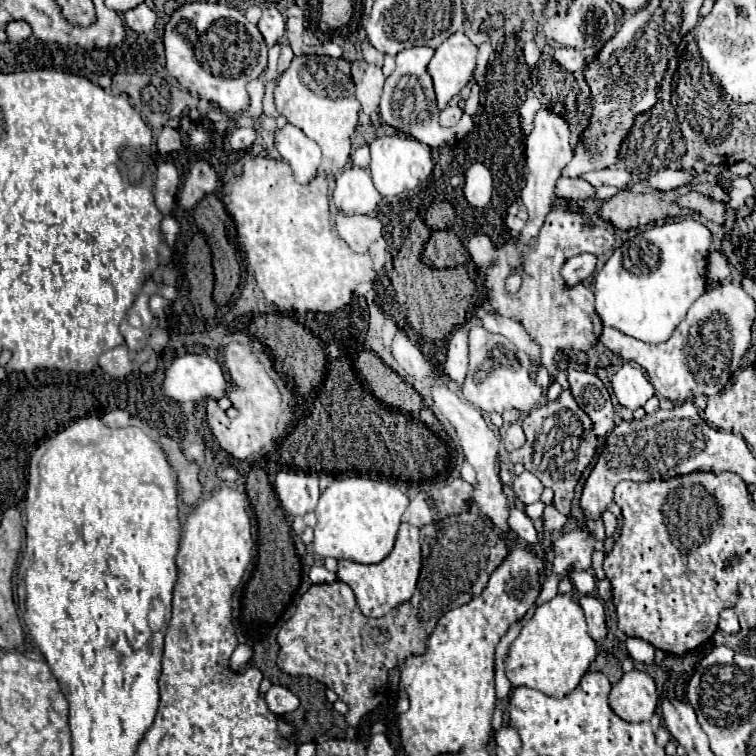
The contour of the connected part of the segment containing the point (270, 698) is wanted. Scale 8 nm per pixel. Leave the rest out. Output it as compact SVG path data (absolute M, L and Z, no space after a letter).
M270 686L266 692L266 704L274 714L288 714L300 706L300 700L284 686Z

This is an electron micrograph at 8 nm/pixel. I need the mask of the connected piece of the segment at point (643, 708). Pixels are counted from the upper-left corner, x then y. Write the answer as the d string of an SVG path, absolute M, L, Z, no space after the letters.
M632 670L612 686L610 708L626 722L646 722L658 704L654 678L644 670Z

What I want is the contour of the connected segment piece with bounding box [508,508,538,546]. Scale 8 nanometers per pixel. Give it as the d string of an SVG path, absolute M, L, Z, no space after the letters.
M512 508L512 510L510 510L508 524L510 524L512 530L518 534L518 538L524 538L524 544L526 544L526 546L534 546L534 544L538 544L536 528L534 528L532 520L530 520L522 510Z

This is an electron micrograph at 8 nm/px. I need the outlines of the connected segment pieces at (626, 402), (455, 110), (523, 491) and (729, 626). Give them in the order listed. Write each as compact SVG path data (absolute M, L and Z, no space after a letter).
M636 362L622 364L622 368L612 378L612 390L618 402L630 410L642 408L656 392L648 380L646 370L640 368Z
M448 106L440 112L440 124L442 126L456 126L460 122L460 116L462 116L460 106Z
M524 470L512 482L512 492L514 492L518 504L522 504L522 506L528 506L528 504L538 502L542 490L544 490L542 482L532 472L528 472L528 470Z
M722 610L722 614L720 614L720 622L718 622L718 628L720 630L724 630L726 634L736 634L738 630L740 630L740 626L738 626L738 618L736 618L736 614L734 614L734 610Z

